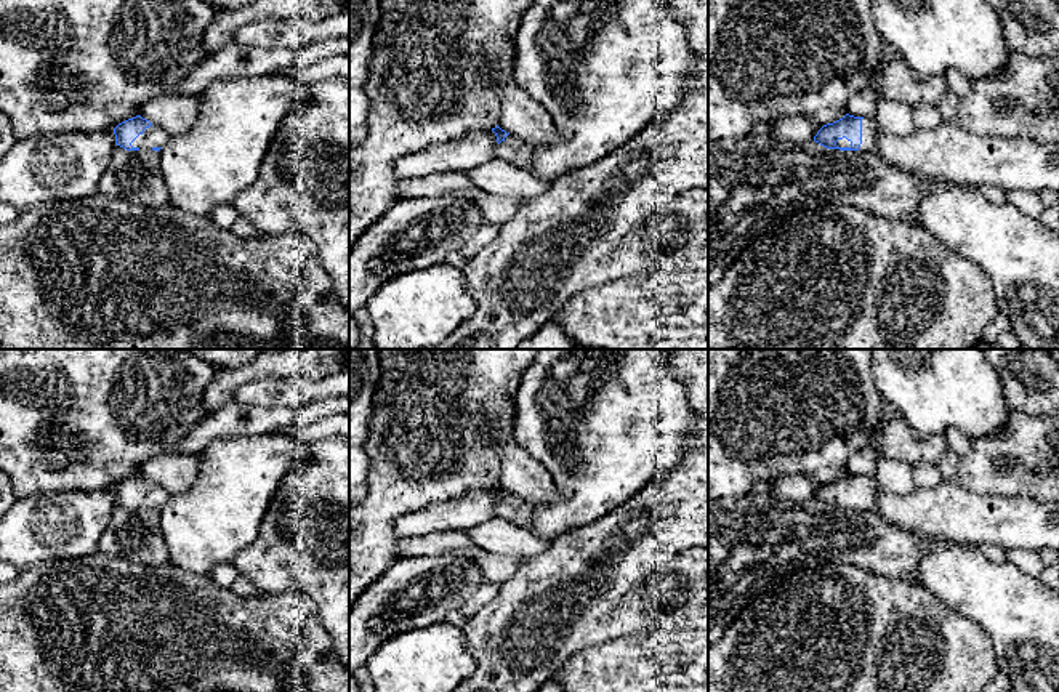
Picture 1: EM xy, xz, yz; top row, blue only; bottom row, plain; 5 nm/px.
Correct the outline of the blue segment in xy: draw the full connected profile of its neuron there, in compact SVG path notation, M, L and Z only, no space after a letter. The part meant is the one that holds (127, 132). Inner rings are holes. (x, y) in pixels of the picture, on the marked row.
M141 115L119 123L114 128L114 135L115 144L127 151L152 149L159 152L168 139L162 128L154 127Z

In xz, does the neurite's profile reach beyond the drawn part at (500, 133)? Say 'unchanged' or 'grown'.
grown

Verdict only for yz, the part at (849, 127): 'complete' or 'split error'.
split error

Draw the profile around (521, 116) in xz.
M493 74L492 80L501 90L498 127L532 147L551 144L556 139L551 115L509 77Z

